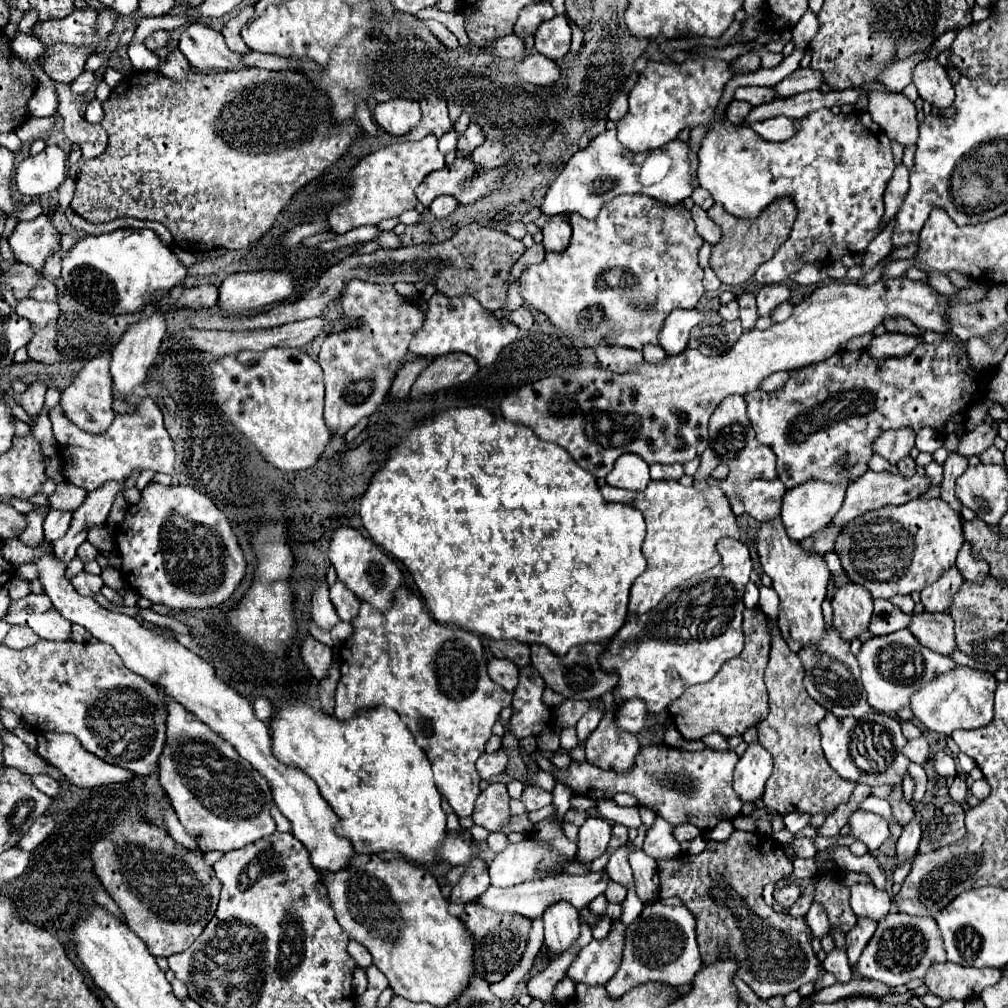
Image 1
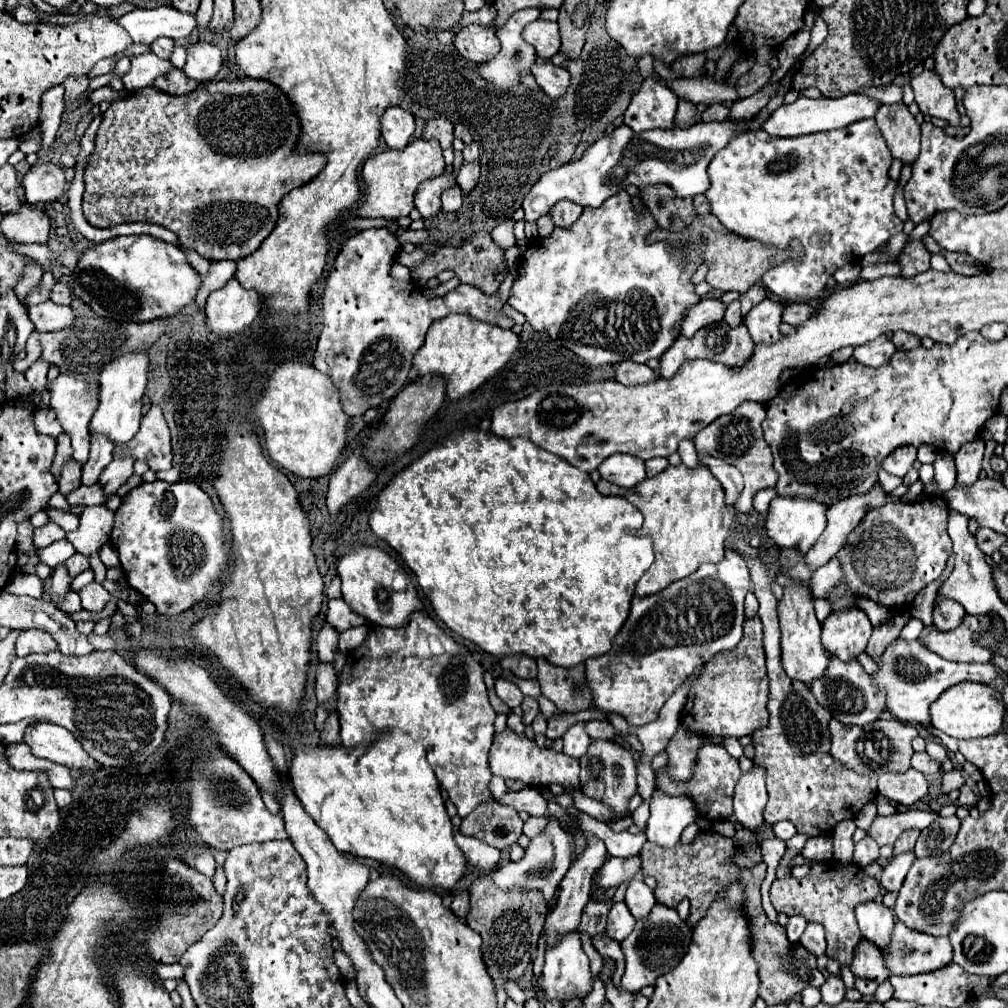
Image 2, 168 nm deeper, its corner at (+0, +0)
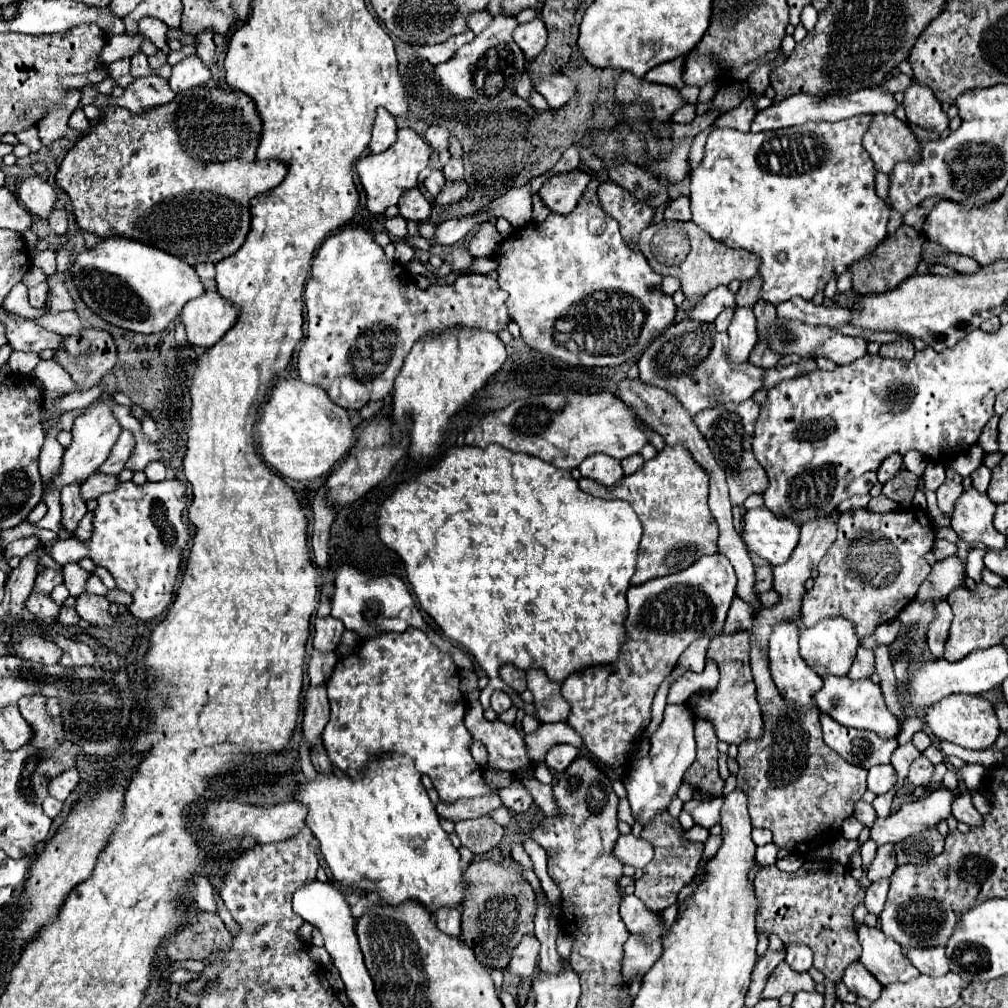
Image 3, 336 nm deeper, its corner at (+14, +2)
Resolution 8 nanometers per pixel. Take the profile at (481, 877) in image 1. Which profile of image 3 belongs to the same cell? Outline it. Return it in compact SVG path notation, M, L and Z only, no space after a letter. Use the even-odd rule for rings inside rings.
M442 907L442 909L438 909L438 913L434 915L434 919L436 919L436 927L442 933L460 939L460 911L458 909L446 909L446 907Z

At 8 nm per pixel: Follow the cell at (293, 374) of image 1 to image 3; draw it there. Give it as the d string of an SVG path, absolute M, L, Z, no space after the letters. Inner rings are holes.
M300 379L276 381L260 413L258 439L262 459L282 477L294 481L326 477L356 443L348 411L332 403L320 387L306 385Z

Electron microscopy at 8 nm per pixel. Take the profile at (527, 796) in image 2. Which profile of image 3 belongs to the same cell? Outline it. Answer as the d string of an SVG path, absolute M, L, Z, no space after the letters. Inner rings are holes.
M492 795L492 797L476 797L476 799L462 799L462 801L454 801L454 803L444 803L438 801L436 811L440 819L448 819L452 823L456 821L464 821L464 819L476 819L482 817L494 809L498 809L502 805L500 797Z

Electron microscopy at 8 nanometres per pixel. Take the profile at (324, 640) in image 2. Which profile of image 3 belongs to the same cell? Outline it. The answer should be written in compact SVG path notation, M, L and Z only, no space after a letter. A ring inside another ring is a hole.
M314 651L312 659L308 663L308 677L310 677L310 685L318 687L318 685L326 685L326 681L332 675L332 669L336 665L338 657L334 653L320 653Z

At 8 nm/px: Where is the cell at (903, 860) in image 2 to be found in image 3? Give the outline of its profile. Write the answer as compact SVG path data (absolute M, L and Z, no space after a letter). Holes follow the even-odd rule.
M876 881L868 887L866 901L864 901L868 913L880 917L880 913L884 909L884 903L886 903L886 893L888 893L888 881Z

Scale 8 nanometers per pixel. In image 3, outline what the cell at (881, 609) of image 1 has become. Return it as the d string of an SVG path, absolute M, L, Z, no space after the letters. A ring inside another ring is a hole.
M858 647L858 655L854 659L854 665L852 665L848 677L852 681L860 681L860 679L870 679L872 673L874 673L874 651Z

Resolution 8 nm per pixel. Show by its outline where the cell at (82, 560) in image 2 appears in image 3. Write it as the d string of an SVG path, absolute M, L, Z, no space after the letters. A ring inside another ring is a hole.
M44 569L42 573L38 573L36 583L34 583L34 593L42 593L42 595L50 595L52 589L56 585L62 583L62 575L56 573L54 569Z

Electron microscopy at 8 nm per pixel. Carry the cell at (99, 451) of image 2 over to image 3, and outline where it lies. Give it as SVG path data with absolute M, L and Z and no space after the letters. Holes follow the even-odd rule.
M68 485L62 489L62 527L74 537L74 531L80 523L80 519L86 515L86 503L82 499L80 487L78 485Z

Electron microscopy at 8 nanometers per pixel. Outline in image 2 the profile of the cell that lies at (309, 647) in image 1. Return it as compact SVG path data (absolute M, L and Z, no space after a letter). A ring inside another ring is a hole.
M320 663L318 671L316 671L316 697L318 697L318 701L320 703L330 701L334 697L336 685L338 685L338 679L336 679L332 665Z

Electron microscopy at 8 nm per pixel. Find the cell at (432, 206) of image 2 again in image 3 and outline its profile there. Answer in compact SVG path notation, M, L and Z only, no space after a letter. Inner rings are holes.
M418 187L408 189L400 201L398 201L398 209L400 209L400 217L404 217L406 221L416 221L416 223L424 223L430 217L432 205L424 199L422 191Z

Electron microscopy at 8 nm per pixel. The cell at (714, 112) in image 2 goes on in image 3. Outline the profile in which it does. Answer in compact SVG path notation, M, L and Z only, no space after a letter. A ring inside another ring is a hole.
M686 103L682 109L678 109L678 113L672 113L670 121L674 121L674 123L690 123L694 117L696 117L694 105L688 105Z

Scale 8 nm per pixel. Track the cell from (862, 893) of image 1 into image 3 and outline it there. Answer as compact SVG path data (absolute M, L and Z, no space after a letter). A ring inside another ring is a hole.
M866 925L858 927L858 939L862 945L860 963L876 977L880 985L890 985L896 981L910 981L918 977L918 969L910 965L902 947L886 937L878 927L870 929Z

